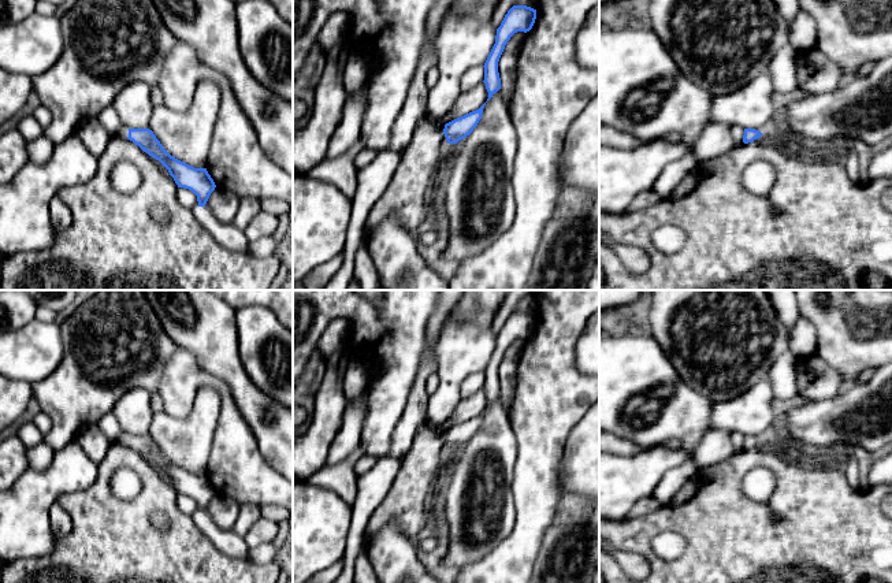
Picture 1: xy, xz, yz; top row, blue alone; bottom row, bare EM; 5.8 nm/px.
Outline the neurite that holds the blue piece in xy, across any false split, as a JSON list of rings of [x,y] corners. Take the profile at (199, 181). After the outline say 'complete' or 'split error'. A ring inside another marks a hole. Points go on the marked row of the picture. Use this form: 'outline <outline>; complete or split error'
outline [[[122,126],[114,135],[133,141],[149,156],[159,160],[168,170],[178,187],[192,190],[197,196],[198,207],[205,207],[216,187],[207,168],[194,168],[171,156],[149,129]]]; split error

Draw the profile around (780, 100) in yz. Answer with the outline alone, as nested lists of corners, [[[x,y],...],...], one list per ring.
[[[795,89],[793,92],[788,93],[788,94],[781,94],[781,93],[774,93],[773,94],[773,103],[778,109],[785,108],[789,103],[796,101],[796,100],[802,100],[809,97],[810,94],[802,92],[800,89]]]

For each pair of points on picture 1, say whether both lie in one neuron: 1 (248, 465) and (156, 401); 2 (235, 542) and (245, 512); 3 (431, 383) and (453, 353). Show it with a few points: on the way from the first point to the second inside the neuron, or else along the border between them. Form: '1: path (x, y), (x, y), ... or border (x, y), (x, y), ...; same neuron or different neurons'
1: border (156, 392), (163, 403), (163, 409); different neurons
2: border (231, 528), (242, 537); different neurons
3: border (437, 375), (438, 385), (430, 394); different neurons

